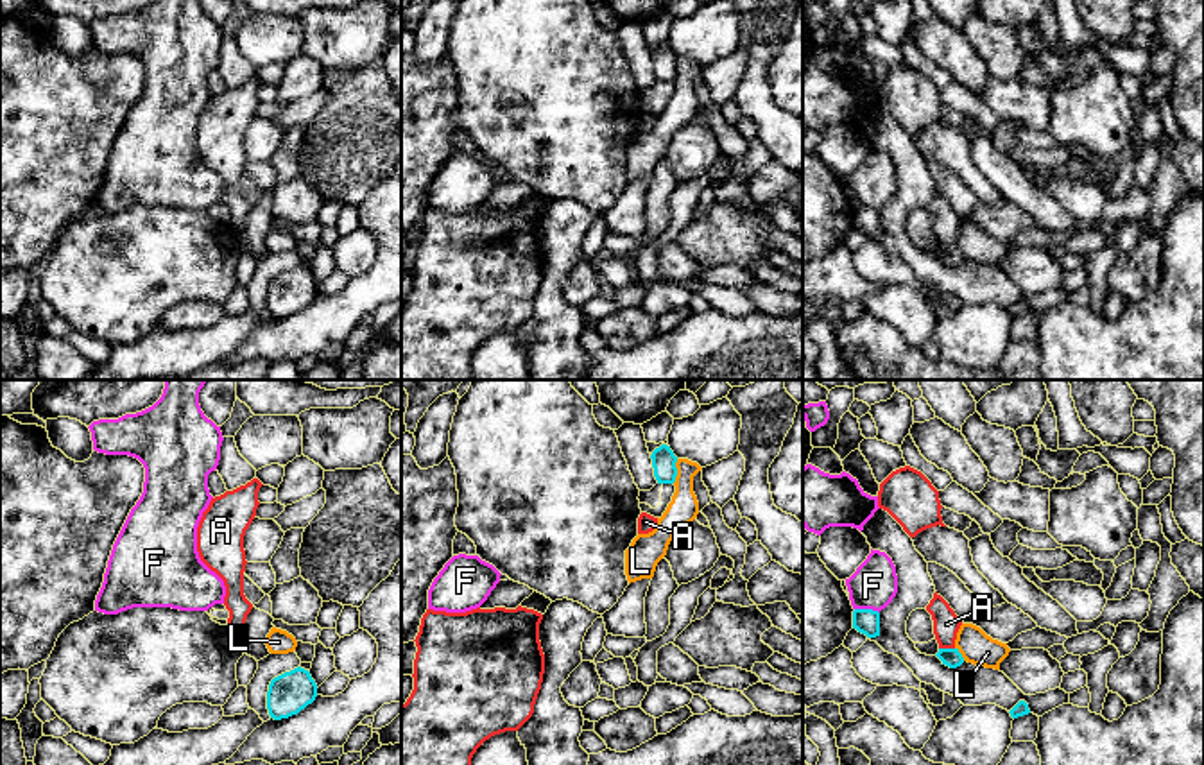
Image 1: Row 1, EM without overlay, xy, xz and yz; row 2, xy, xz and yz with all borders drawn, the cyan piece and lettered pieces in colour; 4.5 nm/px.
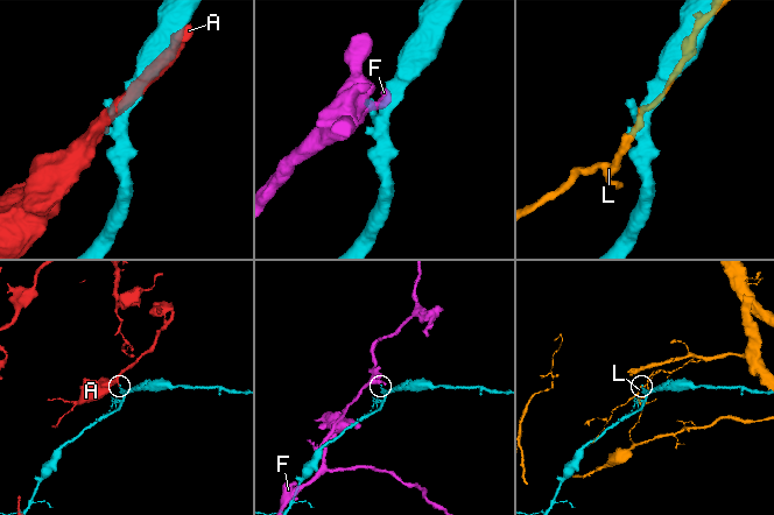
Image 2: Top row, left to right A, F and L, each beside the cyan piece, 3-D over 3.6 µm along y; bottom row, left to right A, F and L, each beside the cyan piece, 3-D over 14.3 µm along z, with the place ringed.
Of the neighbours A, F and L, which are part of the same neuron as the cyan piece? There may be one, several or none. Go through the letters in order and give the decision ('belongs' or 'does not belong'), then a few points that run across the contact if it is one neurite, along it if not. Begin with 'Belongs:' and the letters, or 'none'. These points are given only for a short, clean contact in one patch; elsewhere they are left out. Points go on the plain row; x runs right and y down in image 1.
Belongs: none
A: does not belong; line yz (939, 246), (954, 248)
F: does not belong
L: does not belong

